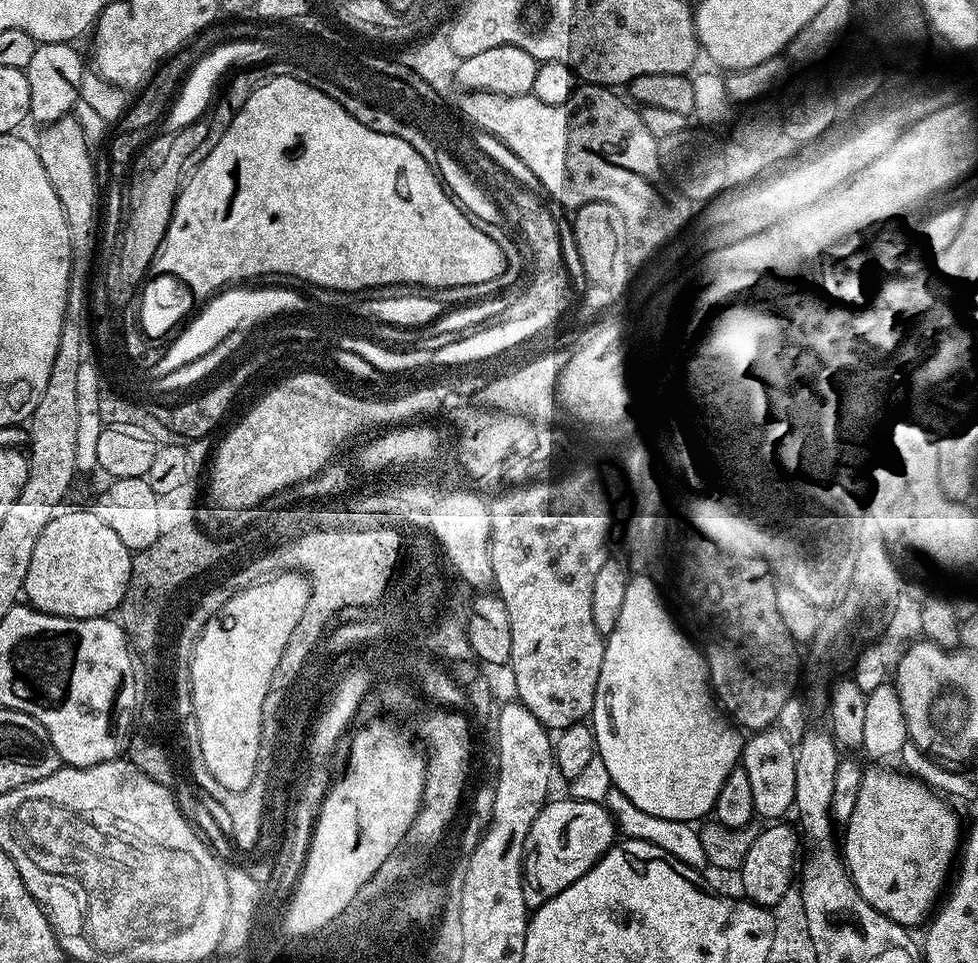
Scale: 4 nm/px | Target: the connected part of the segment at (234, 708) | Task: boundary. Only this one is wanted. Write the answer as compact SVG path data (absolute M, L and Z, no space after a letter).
M284 570L271 578L241 588L220 605L216 616L204 621L204 628L192 645L189 674L192 679L192 713L195 717L198 738L202 746L202 760L206 770L214 774L226 790L241 792L250 786L250 778L261 767L259 762L259 736L266 732L263 702L271 690L271 679L282 656L291 631L303 617L311 592L309 577L303 572Z

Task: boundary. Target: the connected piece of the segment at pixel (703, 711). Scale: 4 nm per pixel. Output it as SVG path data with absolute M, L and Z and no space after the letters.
M643 574L637 575L635 578L629 579L626 594L622 597L622 608L618 610L618 622L614 622L614 630L606 638L604 657L602 658L602 674L598 678L598 686L594 694L590 727L592 733L596 735L596 751L609 770L614 788L624 794L638 810L645 811L646 814L652 814L658 818L696 822L699 816L704 816L707 812L709 815L715 809L716 799L726 782L726 778L732 773L733 768L741 763L742 736L739 736L741 733L729 723L725 713L721 711L714 699L714 693L708 678L708 664L704 661L703 652L682 631L681 625L677 623L673 613L666 607L660 589Z

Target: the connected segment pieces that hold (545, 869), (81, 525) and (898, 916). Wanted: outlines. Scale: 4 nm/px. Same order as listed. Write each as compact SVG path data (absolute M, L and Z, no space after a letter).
M565 799L545 803L524 843L524 901L532 910L562 894L570 882L578 882L618 840L616 822L603 803Z
M94 510L88 512L61 511L42 530L42 538L38 538L38 546L34 546L34 554L30 558L30 570L26 570L26 582L23 595L28 596L27 603L37 612L49 612L51 616L66 618L94 618L115 613L123 602L131 581L133 553L122 546L122 538L98 518Z
M872 766L869 772L867 769L860 777L858 802L854 814L843 829L842 859L862 898L866 898L874 910L886 914L886 918L895 924L903 924L912 930L915 924L923 925L933 915L949 883L948 871L951 868L953 871L962 848L962 824L960 828L959 818L940 801L943 799L929 785L899 771L887 772L884 768L887 767Z

